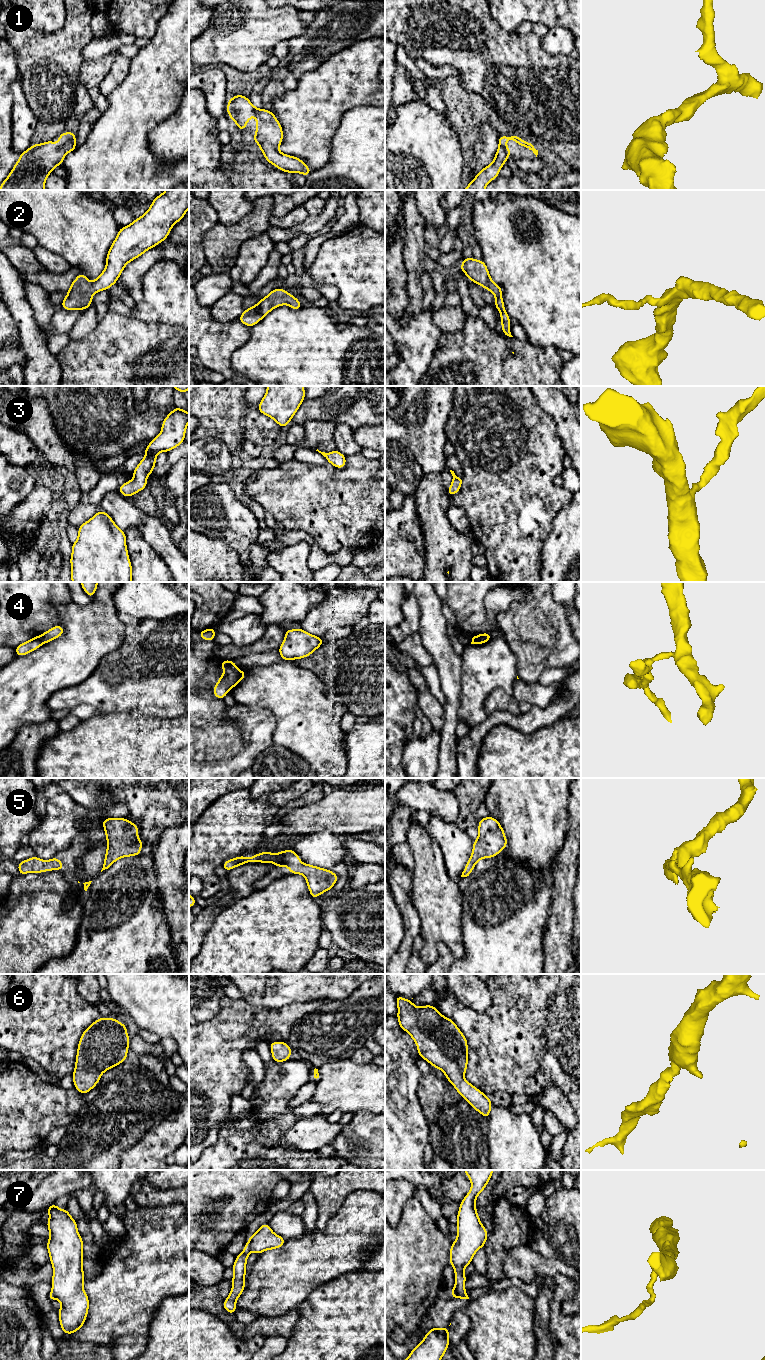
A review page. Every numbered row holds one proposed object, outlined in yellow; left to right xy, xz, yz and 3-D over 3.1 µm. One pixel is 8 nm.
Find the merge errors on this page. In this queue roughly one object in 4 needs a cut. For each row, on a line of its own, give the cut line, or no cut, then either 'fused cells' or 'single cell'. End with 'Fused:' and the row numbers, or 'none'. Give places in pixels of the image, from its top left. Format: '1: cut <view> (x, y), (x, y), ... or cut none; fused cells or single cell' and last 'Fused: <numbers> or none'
1: cut none; single cell
2: cut none; single cell
3: cut none; single cell
4: cut xz (239, 671), (237, 682); fused cells
5: cut none; single cell
6: cut none; single cell
7: cut xz (248, 1241), (251, 1250); fused cells
Fused: 4, 7

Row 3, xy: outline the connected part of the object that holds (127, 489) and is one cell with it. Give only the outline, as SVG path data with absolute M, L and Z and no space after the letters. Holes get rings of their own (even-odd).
M175 407L162 422L161 432L148 444L145 458L133 471L133 479L122 484L118 491L125 497L131 497L147 486L147 477L153 474L156 457L160 452L169 452L184 442L189 422L189 413Z

